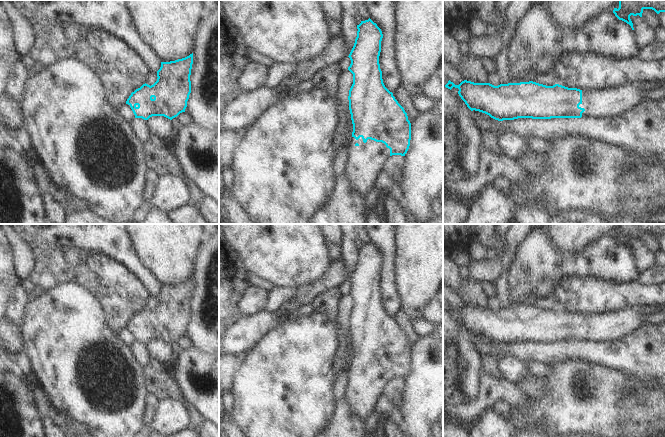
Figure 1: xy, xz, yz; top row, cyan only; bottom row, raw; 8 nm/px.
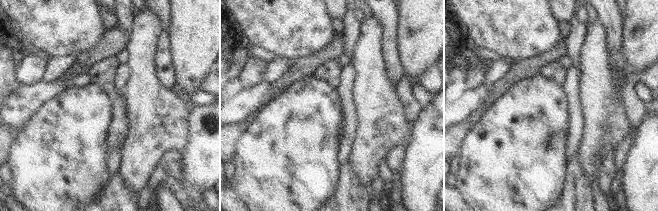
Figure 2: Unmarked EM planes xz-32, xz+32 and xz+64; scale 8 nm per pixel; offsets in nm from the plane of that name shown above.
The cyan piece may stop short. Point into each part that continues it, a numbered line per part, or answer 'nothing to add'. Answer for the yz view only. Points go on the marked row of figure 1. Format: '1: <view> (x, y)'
1: yz (611, 102)

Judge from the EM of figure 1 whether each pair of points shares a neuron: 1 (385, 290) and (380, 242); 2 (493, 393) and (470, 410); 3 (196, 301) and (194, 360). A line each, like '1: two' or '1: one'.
1: one
2: one
3: two

